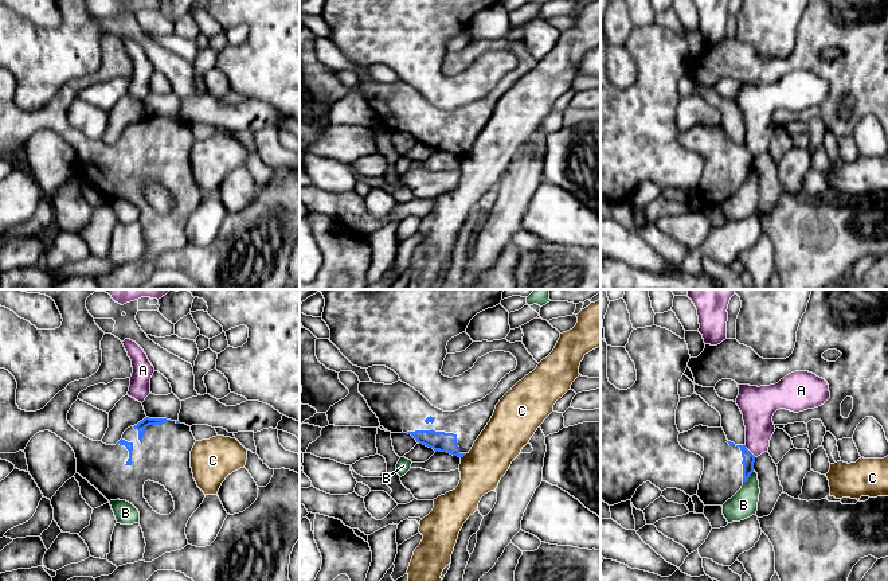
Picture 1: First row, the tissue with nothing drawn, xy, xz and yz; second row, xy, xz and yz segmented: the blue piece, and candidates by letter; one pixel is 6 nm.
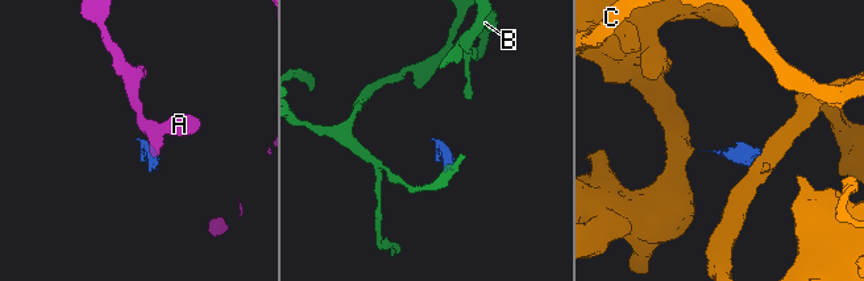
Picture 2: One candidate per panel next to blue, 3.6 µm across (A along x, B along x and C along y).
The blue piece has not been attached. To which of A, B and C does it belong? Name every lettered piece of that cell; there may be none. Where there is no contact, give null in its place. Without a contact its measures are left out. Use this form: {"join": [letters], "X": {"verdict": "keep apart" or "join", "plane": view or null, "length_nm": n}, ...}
{"join": [], "A": {"verdict": "keep apart", "plane": "yz", "length_nm": 100}, "B": {"verdict": "keep apart", "plane": "yz", "length_nm": 100}, "C": {"verdict": "keep apart", "plane": "xz", "length_nm": 50}}

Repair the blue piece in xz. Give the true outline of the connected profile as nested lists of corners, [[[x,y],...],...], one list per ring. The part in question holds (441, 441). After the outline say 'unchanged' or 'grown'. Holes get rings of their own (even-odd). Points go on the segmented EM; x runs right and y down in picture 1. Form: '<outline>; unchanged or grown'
[[[506,339],[473,342],[465,351],[447,354],[442,375],[459,377],[474,366],[478,358],[493,352],[510,352],[517,366],[497,387],[481,401],[455,412],[433,406],[419,391],[400,379],[392,385],[360,382],[359,393],[379,418],[380,426],[391,433],[408,433],[416,442],[463,457],[490,421],[496,405],[512,387],[537,367],[523,342]]]; grown

